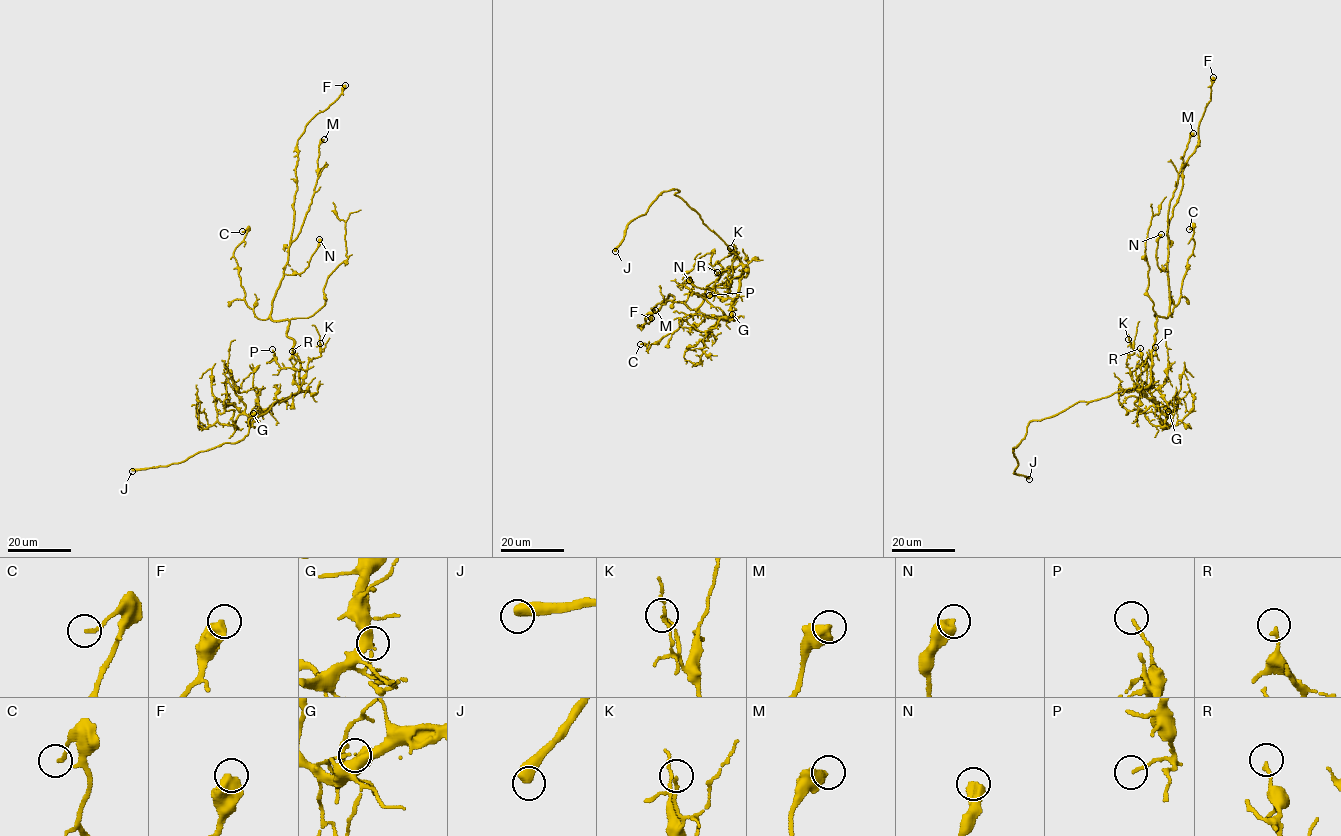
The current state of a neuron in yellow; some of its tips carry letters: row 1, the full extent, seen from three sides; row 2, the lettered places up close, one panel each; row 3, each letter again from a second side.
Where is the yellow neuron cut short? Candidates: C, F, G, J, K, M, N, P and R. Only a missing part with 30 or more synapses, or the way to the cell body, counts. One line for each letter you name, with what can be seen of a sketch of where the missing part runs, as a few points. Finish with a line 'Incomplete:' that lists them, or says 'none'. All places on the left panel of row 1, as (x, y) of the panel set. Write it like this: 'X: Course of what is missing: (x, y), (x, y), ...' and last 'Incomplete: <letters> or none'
J: Course of what is missing: (132, 471), (117, 469)
Incomplete: J

